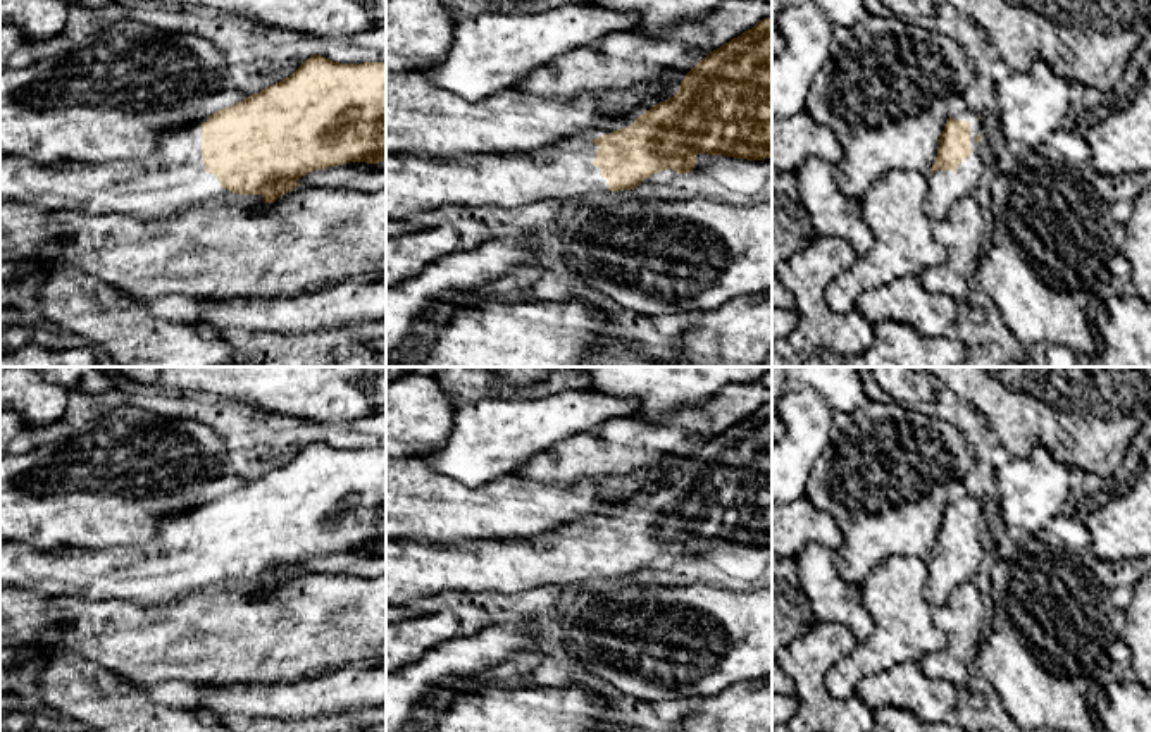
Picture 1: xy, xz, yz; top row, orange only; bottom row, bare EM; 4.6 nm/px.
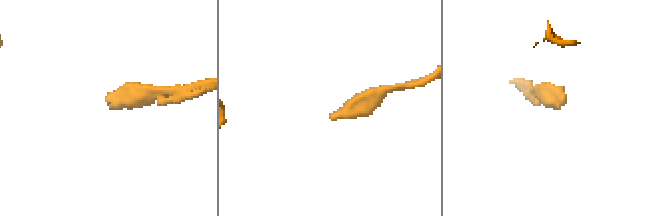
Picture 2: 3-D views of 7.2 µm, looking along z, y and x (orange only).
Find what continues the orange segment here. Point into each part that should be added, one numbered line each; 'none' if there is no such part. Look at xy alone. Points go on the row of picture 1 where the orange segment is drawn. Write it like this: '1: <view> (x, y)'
1: xy (173, 179)

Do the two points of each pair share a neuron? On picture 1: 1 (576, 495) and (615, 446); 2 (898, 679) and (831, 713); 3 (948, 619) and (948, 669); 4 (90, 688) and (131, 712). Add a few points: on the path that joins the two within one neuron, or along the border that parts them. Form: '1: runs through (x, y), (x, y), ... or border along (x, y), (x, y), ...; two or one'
1: border along (626, 476), (571, 486), (545, 483); two
2: border along (855, 694), (874, 710); two
3: runs through (955, 631), (955, 657); one
4: runs through (100, 698), (121, 712); one

